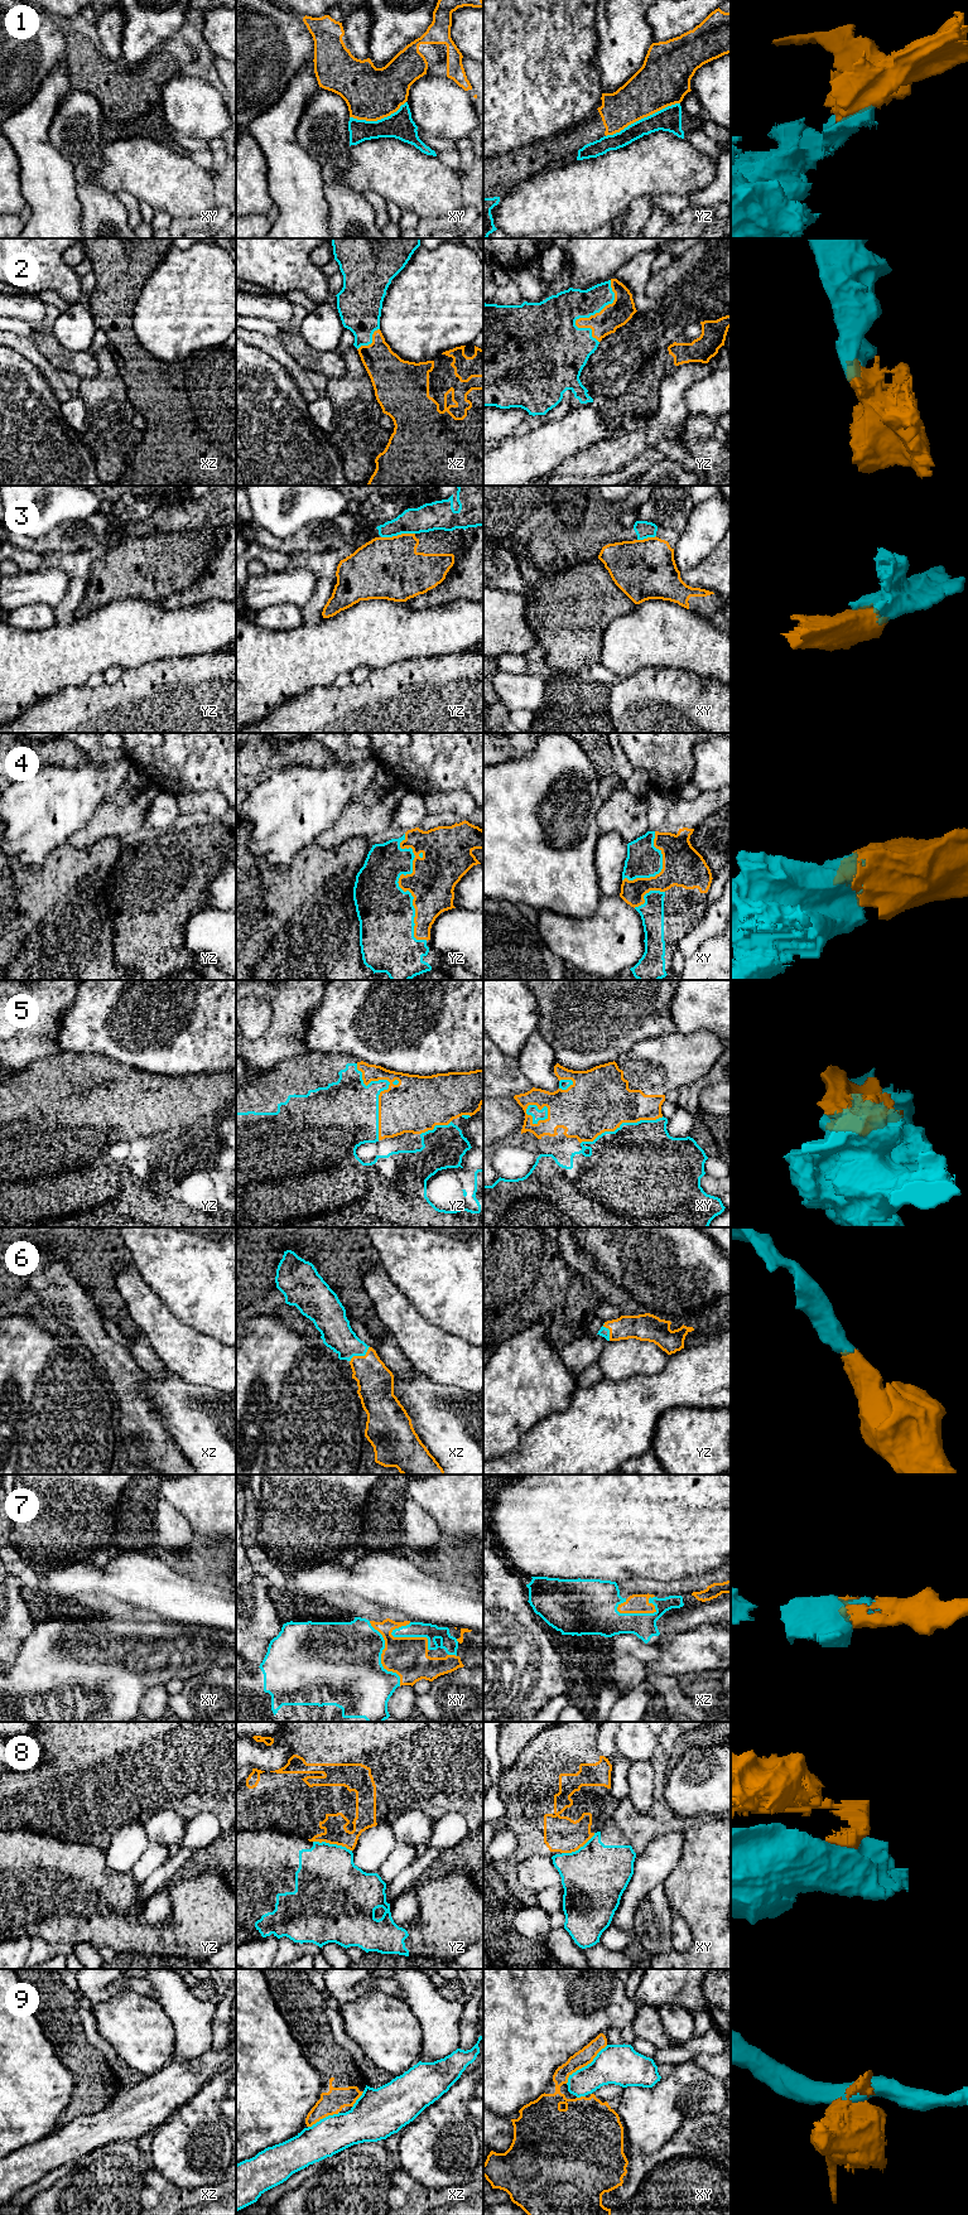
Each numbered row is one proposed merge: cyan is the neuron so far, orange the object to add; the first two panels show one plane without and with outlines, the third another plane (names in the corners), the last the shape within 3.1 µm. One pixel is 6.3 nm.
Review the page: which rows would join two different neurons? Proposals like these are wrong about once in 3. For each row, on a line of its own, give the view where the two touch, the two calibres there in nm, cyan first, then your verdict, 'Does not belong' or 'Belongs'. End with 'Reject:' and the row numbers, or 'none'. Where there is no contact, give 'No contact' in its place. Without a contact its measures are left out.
1: Touches cyan in yz. Thickness 160 nm (cyan) against 320 nm. Belongs
2: Touches cyan in yz. Thickness 320 nm (cyan) against 160 nm. Belongs
3: Touches cyan in yz. Thickness 180 nm (cyan) against 400 nm. Does not belong
4: Touches cyan in yz. Thickness 360 nm (cyan) against 280 nm. Belongs
5: Touches cyan in yz. Thickness 340 nm (cyan) against 360 nm. Belongs
6: Touches cyan in xz. Thickness 200 nm (cyan) against 240 nm. Belongs
7: Touches cyan in xz. Thickness 260 nm (cyan) against 130 nm. Belongs
8: Touches cyan in yz. Thickness 420 nm (cyan) against 140 nm. Does not belong
9: Touches cyan in xy. Thickness 260 nm (cyan) against 110 nm. Does not belong
Reject: 3, 8, 9

